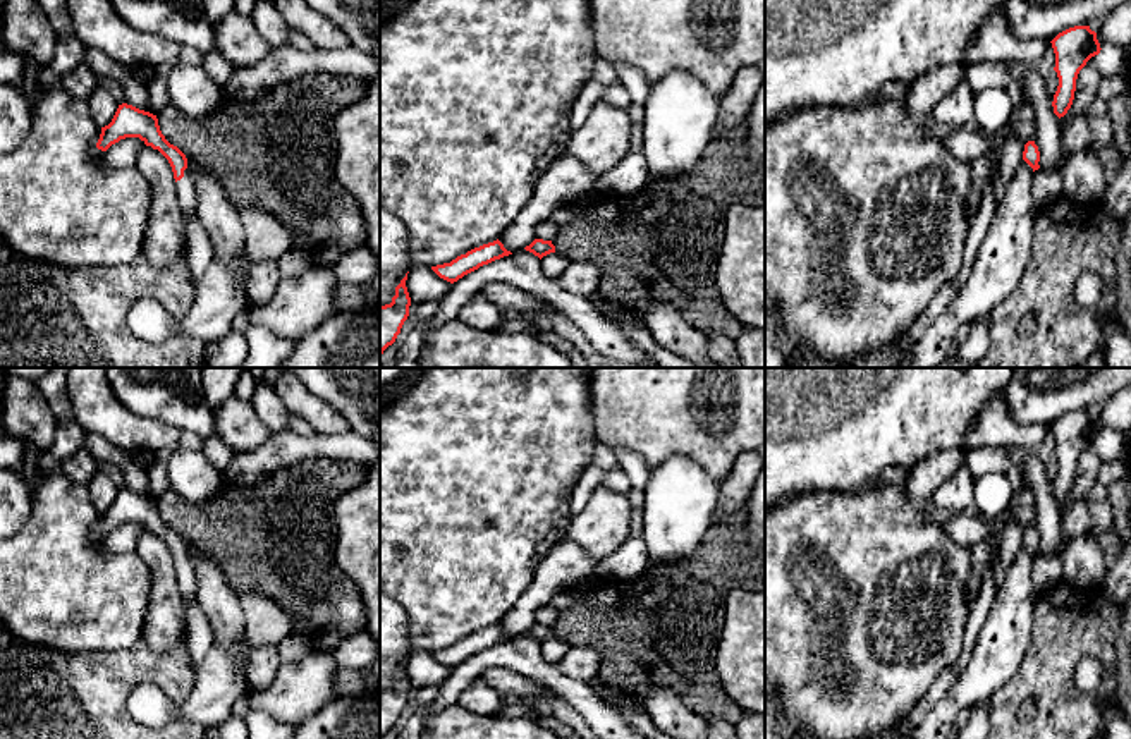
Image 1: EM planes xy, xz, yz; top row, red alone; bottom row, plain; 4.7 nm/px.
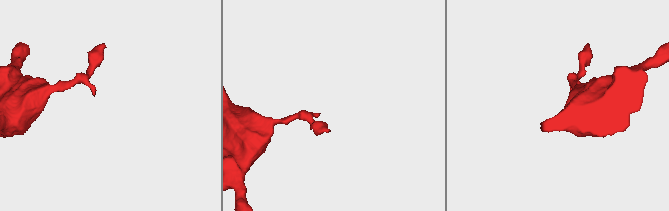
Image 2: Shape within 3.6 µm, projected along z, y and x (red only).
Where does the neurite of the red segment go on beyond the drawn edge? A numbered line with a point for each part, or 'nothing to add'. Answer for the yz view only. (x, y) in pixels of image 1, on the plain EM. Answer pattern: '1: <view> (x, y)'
nothing to add

